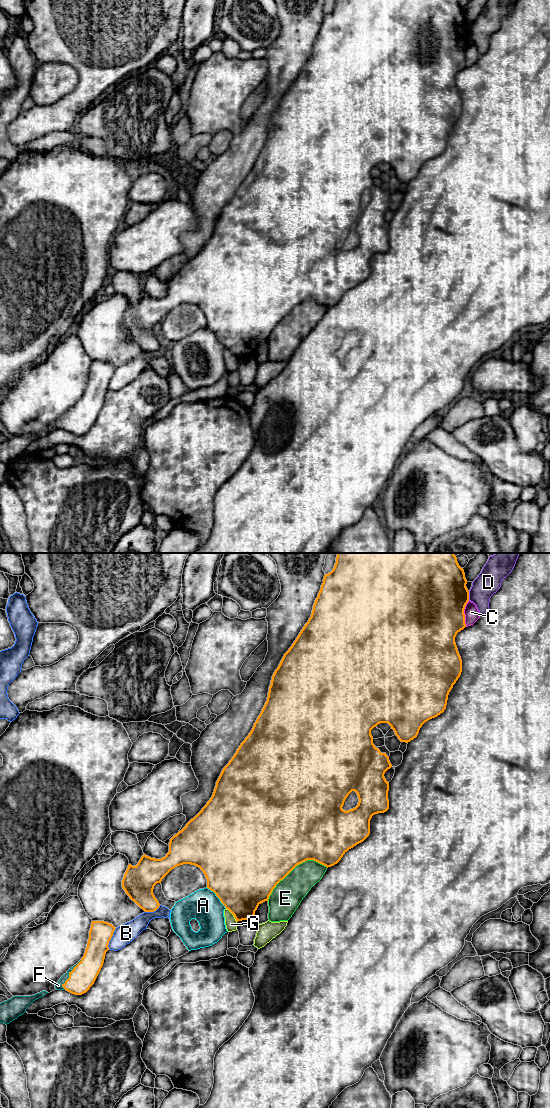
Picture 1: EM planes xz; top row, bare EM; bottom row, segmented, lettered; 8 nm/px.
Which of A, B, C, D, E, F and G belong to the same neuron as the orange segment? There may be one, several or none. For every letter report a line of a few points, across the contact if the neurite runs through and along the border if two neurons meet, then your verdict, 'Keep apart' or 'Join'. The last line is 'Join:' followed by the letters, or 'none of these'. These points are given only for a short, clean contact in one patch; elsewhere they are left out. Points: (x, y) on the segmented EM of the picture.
A: Keep apart
B: Keep apart
C: Keep apart
D: Keep apart
E: Keep apart
F: Join
G: Keep apart
Join: F

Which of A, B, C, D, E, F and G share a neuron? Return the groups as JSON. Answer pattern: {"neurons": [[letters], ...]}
{"neurons": [["A"], ["B"], ["C"], ["D"], ["E"], ["F"], ["G"]]}

